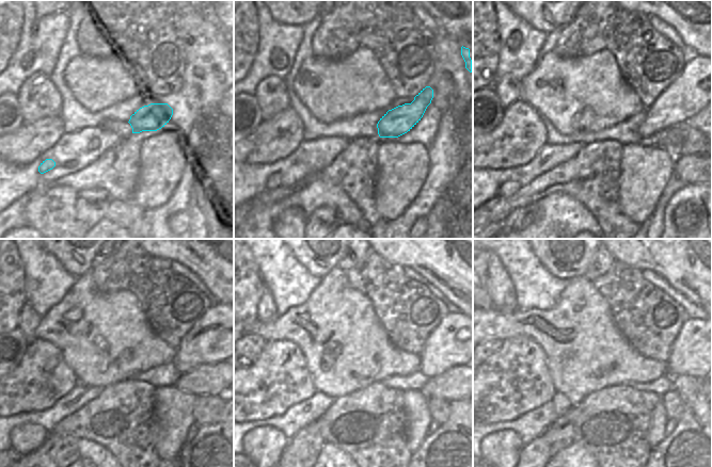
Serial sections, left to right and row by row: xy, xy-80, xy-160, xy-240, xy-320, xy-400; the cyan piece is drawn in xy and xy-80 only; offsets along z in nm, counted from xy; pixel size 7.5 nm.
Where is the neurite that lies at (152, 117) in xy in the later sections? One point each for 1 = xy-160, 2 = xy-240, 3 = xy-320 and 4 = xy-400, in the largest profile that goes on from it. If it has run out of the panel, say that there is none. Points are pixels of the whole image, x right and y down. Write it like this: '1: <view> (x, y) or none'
1: xy-160 (690, 93)
2: xy-240 (211, 340)
3: xy-320 (451, 343)
4: xy-400 (690, 355)

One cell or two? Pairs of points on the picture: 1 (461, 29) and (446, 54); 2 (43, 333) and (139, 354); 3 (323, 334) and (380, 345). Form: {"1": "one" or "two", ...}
{"1": "two", "2": "one", "3": "one"}

